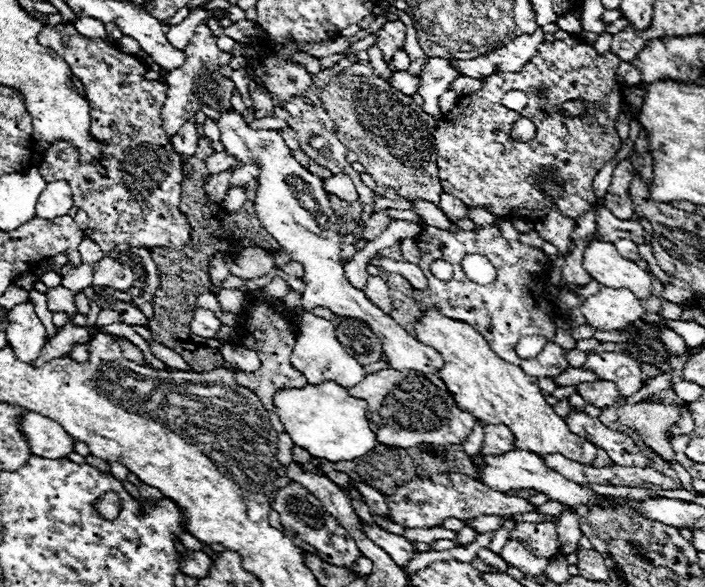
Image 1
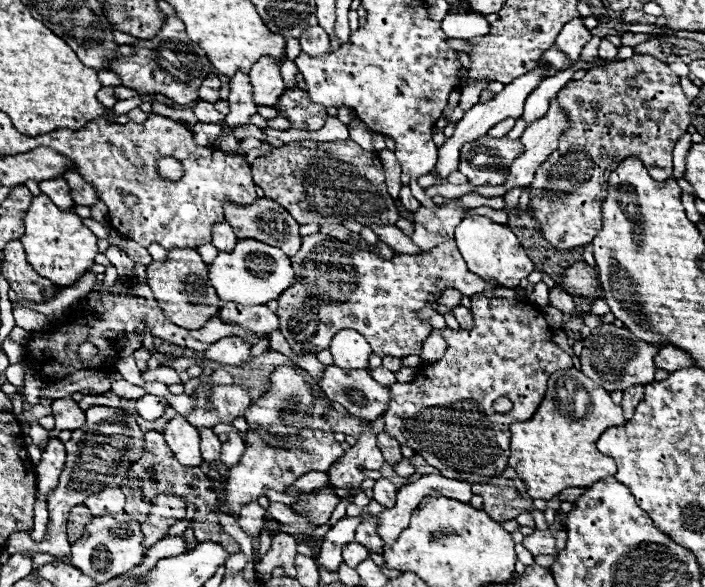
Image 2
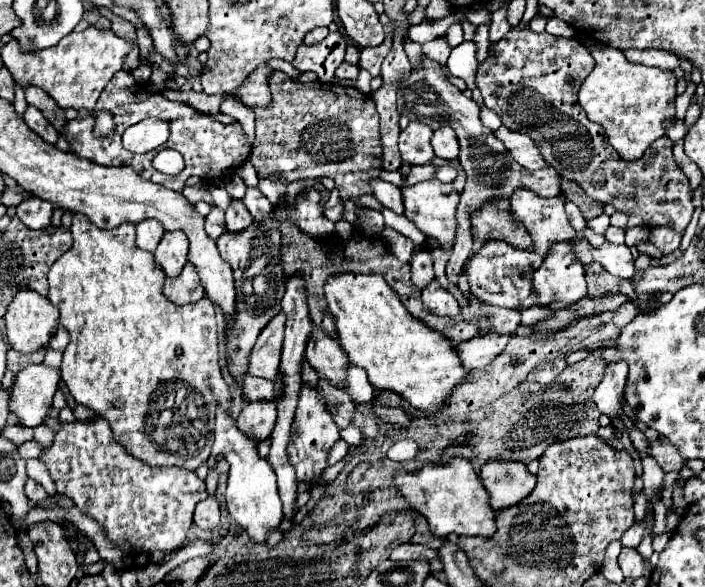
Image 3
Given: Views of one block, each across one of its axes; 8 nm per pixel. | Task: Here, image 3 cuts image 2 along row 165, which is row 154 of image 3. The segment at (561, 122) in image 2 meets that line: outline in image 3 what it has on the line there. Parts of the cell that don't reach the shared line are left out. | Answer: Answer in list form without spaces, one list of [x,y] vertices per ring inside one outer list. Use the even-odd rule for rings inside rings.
[[[500,126],[496,132],[496,138],[504,142],[504,146],[508,148],[508,152],[514,156],[514,160],[528,168],[528,170],[540,170],[548,164],[544,164],[544,158],[540,156],[540,150],[536,148],[536,144],[530,140],[528,134],[520,134],[520,132],[512,132],[506,126]]]

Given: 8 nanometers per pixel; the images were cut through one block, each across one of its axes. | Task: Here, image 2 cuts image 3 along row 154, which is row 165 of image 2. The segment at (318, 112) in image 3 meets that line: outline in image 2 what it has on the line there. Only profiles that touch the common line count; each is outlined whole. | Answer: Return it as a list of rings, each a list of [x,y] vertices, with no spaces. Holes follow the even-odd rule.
[[[300,140],[288,142],[282,148],[274,148],[268,156],[256,158],[252,164],[252,178],[254,184],[264,190],[270,200],[276,200],[284,206],[300,224],[344,224],[344,222],[358,222],[358,224],[380,224],[380,226],[394,226],[400,220],[394,200],[390,198],[382,164],[376,152],[362,150],[352,140],[340,142],[314,142],[314,140]]]

